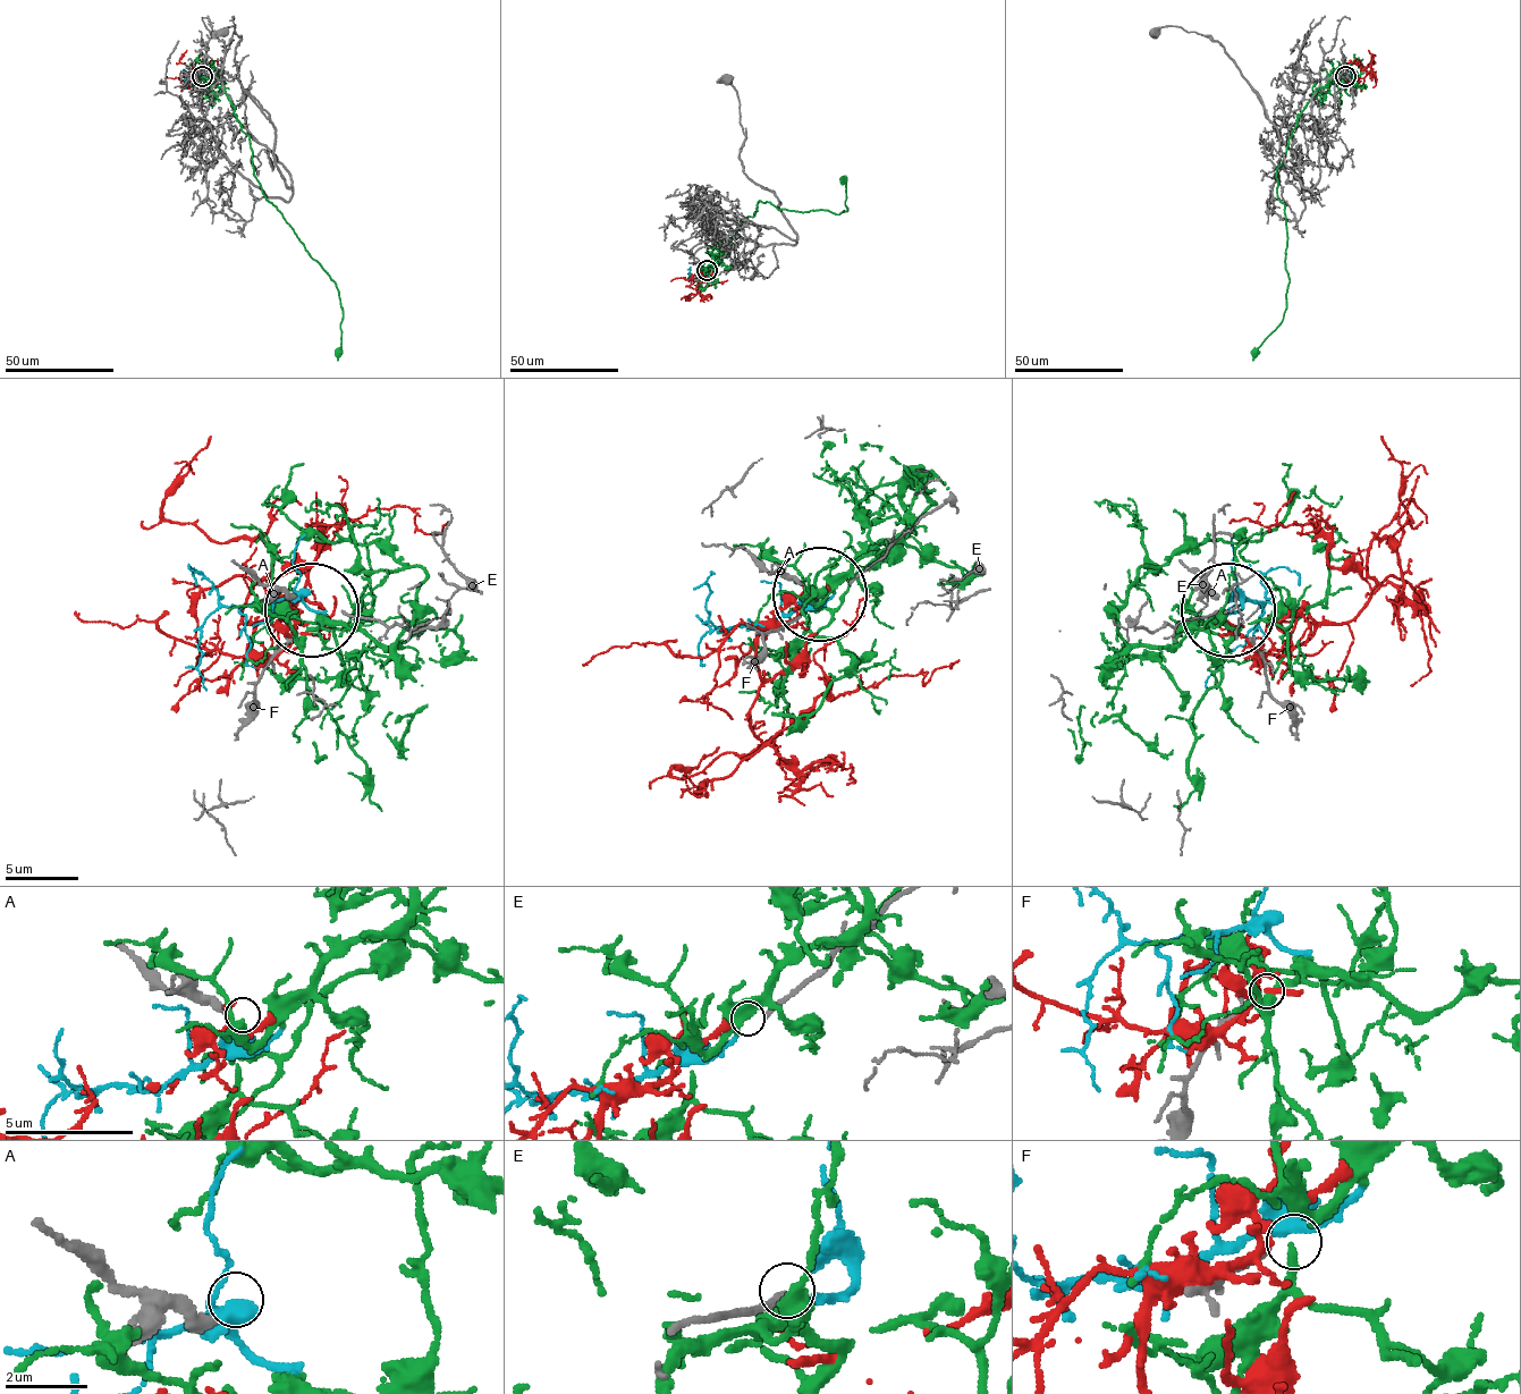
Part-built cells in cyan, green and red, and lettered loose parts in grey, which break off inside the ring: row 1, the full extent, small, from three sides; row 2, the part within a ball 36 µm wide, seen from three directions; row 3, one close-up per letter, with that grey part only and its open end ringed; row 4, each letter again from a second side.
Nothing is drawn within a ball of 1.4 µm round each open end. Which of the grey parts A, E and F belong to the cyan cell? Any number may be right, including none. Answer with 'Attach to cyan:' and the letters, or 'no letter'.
Attach to cyan: E

